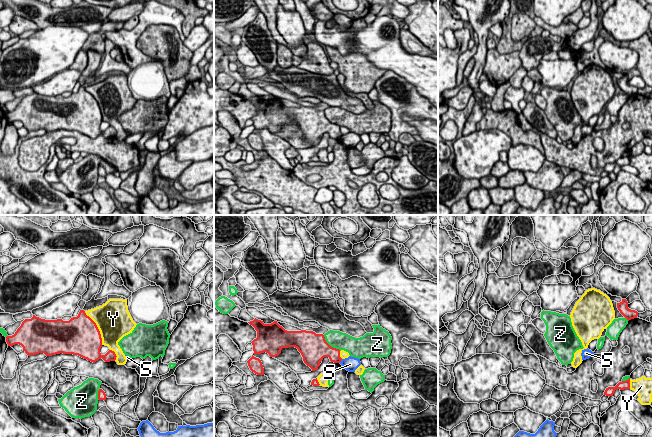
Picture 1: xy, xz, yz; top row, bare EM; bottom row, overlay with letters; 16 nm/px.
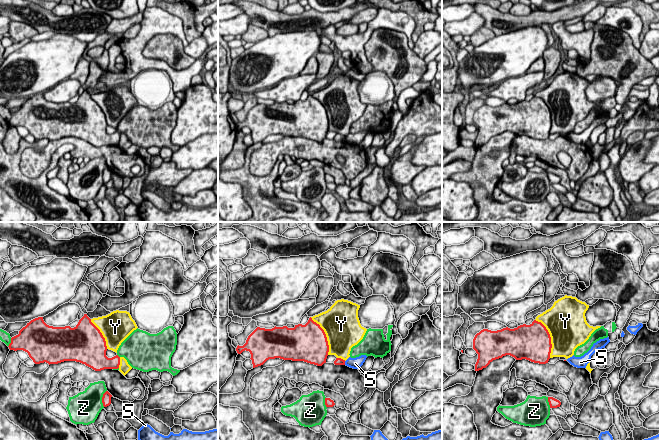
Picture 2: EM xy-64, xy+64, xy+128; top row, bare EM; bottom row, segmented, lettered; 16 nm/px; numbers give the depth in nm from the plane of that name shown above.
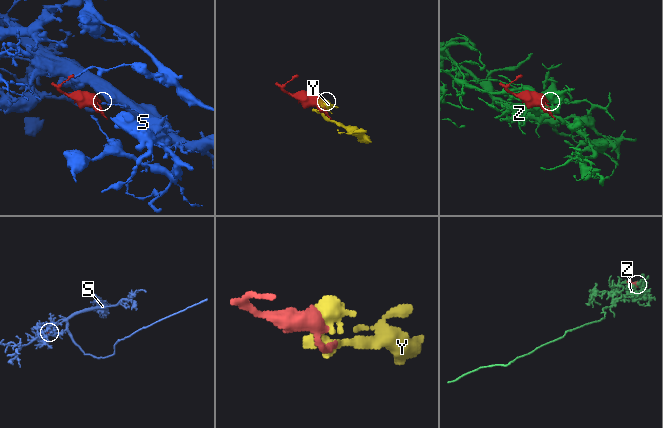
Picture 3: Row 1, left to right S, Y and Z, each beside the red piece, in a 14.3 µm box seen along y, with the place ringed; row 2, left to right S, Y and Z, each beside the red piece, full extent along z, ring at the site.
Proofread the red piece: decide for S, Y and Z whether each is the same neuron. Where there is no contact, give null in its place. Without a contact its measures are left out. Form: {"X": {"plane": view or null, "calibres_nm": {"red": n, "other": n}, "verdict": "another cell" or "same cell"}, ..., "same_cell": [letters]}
{"S": {"plane": "xz", "calibres_nm": {"red": 190, "other": 220}, "verdict": "another cell"}, "Y": {"plane": "xy", "calibres_nm": {"red": 500, "other": 480}, "verdict": "another cell"}, "Z": {"plane": "xz", "calibres_nm": {"red": 440, "other": 280}, "verdict": "another cell"}, "same_cell": []}

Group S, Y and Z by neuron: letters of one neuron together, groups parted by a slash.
S / Y / Z

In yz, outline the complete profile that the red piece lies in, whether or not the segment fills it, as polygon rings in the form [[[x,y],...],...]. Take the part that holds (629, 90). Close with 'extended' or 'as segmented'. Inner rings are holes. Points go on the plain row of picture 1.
[[[622,75],[620,79],[617,79],[617,84],[620,89],[629,97],[631,95],[637,94],[638,88],[628,84],[628,78],[626,75]]] | as segmented

